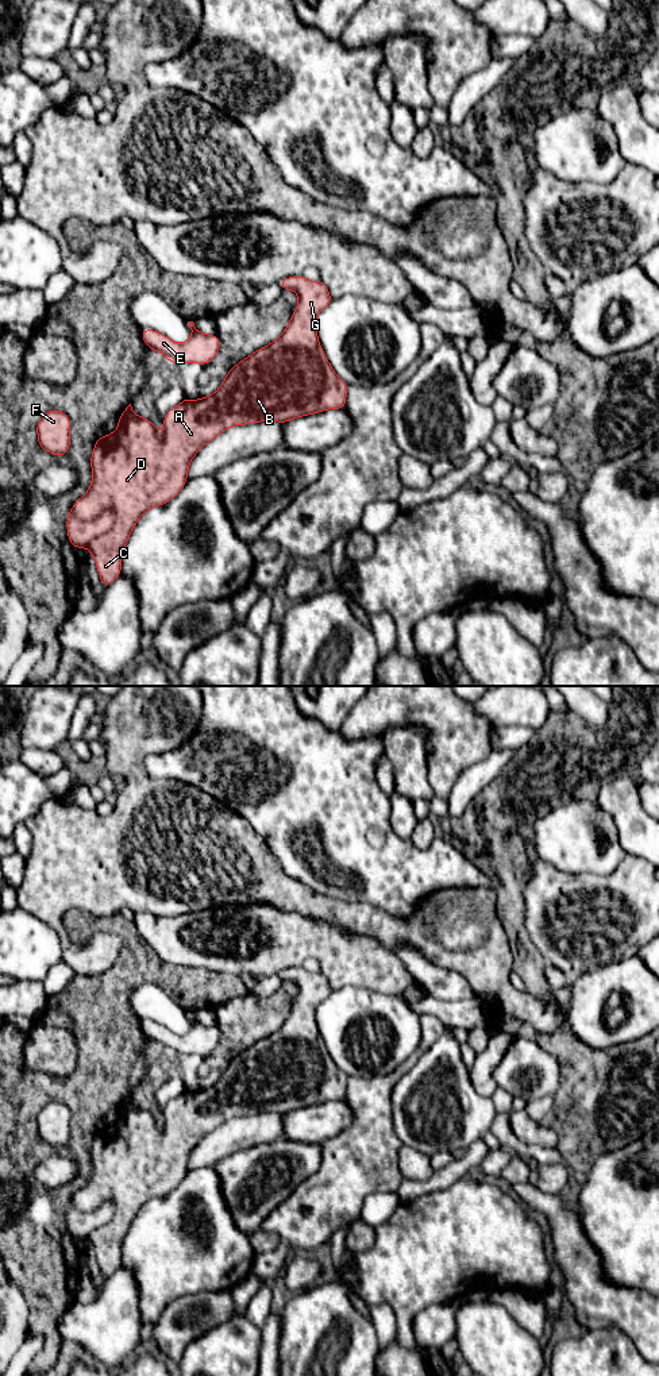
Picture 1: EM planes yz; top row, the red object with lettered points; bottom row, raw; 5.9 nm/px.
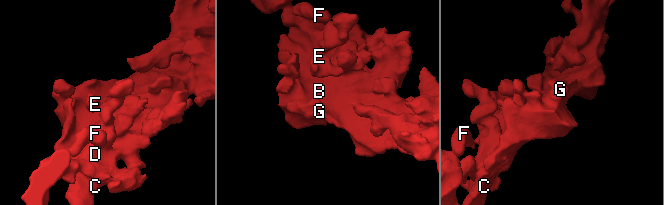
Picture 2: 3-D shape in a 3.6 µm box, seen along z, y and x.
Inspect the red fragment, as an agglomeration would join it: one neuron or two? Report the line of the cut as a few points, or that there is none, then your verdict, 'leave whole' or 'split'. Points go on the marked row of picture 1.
cut none; leave whole

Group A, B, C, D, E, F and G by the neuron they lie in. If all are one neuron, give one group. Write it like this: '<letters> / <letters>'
A B C D E F G

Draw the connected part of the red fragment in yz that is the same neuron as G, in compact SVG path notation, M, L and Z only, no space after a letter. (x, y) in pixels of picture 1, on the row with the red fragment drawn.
M302 274L288 277L278 282L282 290L294 290L298 304L281 336L257 350L226 375L219 389L204 398L184 398L163 417L159 435L153 421L138 416L131 404L119 416L115 432L96 439L90 456L92 482L89 490L78 498L68 513L68 539L74 548L88 548L96 559L97 573L103 587L111 585L122 573L122 554L134 527L150 508L166 505L184 487L188 470L194 455L211 440L234 425L259 421L288 423L327 409L344 409L348 385L340 379L327 359L316 332L316 316L332 301L328 288L321 280L309 281Z

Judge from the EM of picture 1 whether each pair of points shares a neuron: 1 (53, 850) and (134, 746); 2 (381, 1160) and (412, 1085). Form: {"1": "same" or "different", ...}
{"1": "same", "2": "different"}

